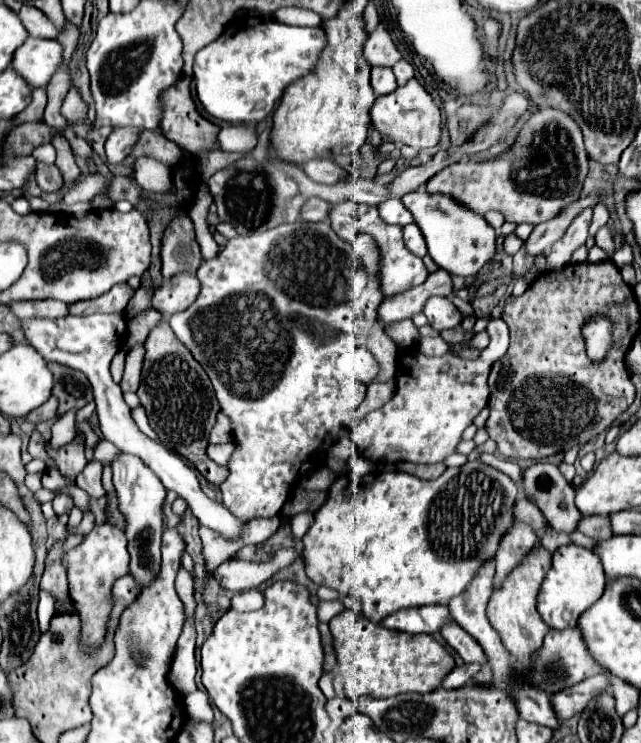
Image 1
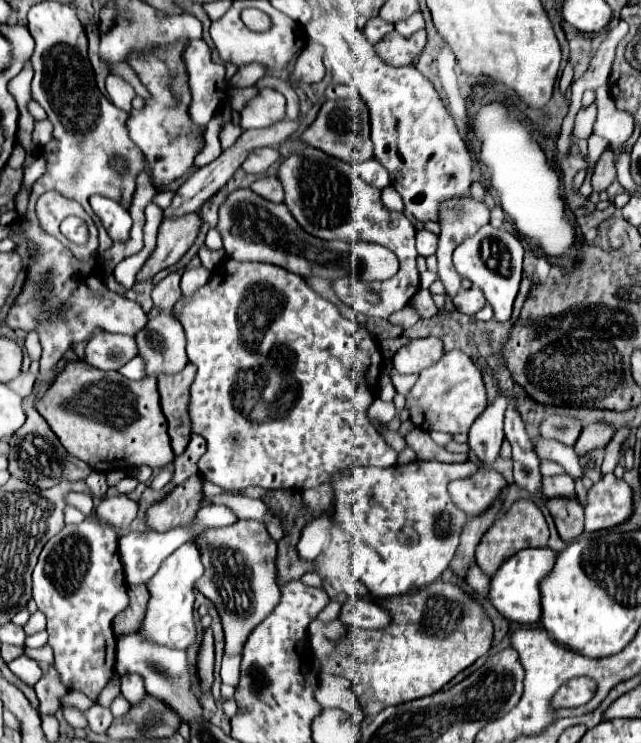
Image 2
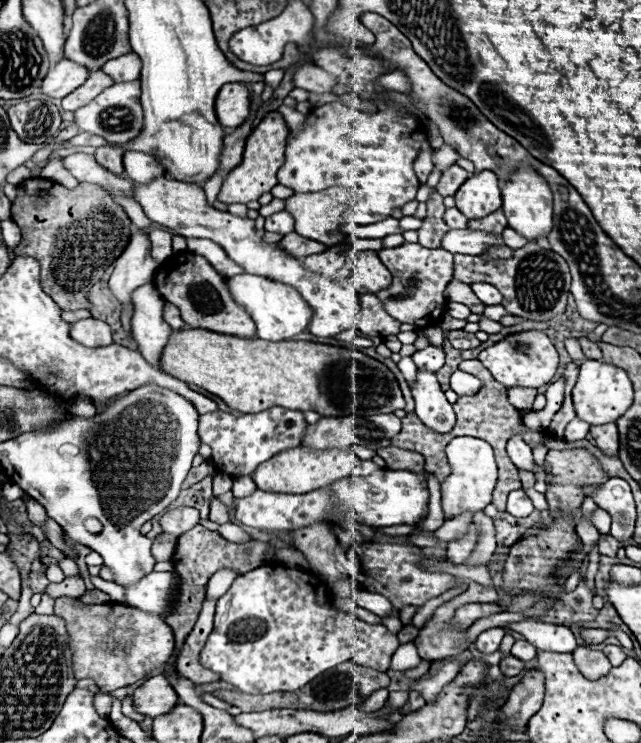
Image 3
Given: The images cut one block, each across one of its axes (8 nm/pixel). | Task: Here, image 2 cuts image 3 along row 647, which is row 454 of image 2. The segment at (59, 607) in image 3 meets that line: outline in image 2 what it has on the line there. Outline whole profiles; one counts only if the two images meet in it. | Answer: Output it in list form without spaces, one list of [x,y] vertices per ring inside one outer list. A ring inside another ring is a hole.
[[[72,362],[58,374],[44,400],[36,404],[36,410],[44,416],[66,452],[84,460],[96,472],[106,474],[112,468],[132,470],[142,464],[164,468],[174,460],[154,376],[134,382],[120,376],[120,372],[104,372],[88,368],[84,362]]]

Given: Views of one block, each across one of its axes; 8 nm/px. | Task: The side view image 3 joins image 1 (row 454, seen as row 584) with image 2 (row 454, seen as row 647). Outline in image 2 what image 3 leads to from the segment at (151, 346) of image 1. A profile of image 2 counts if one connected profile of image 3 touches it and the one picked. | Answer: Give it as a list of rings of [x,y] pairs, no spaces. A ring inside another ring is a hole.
[[[188,362],[184,370],[180,370],[174,376],[166,376],[166,374],[158,376],[158,392],[162,396],[160,406],[168,420],[168,434],[176,456],[180,456],[186,450],[192,434],[192,422],[188,416],[188,400],[190,400],[188,392],[194,374],[196,374],[196,366]]]

